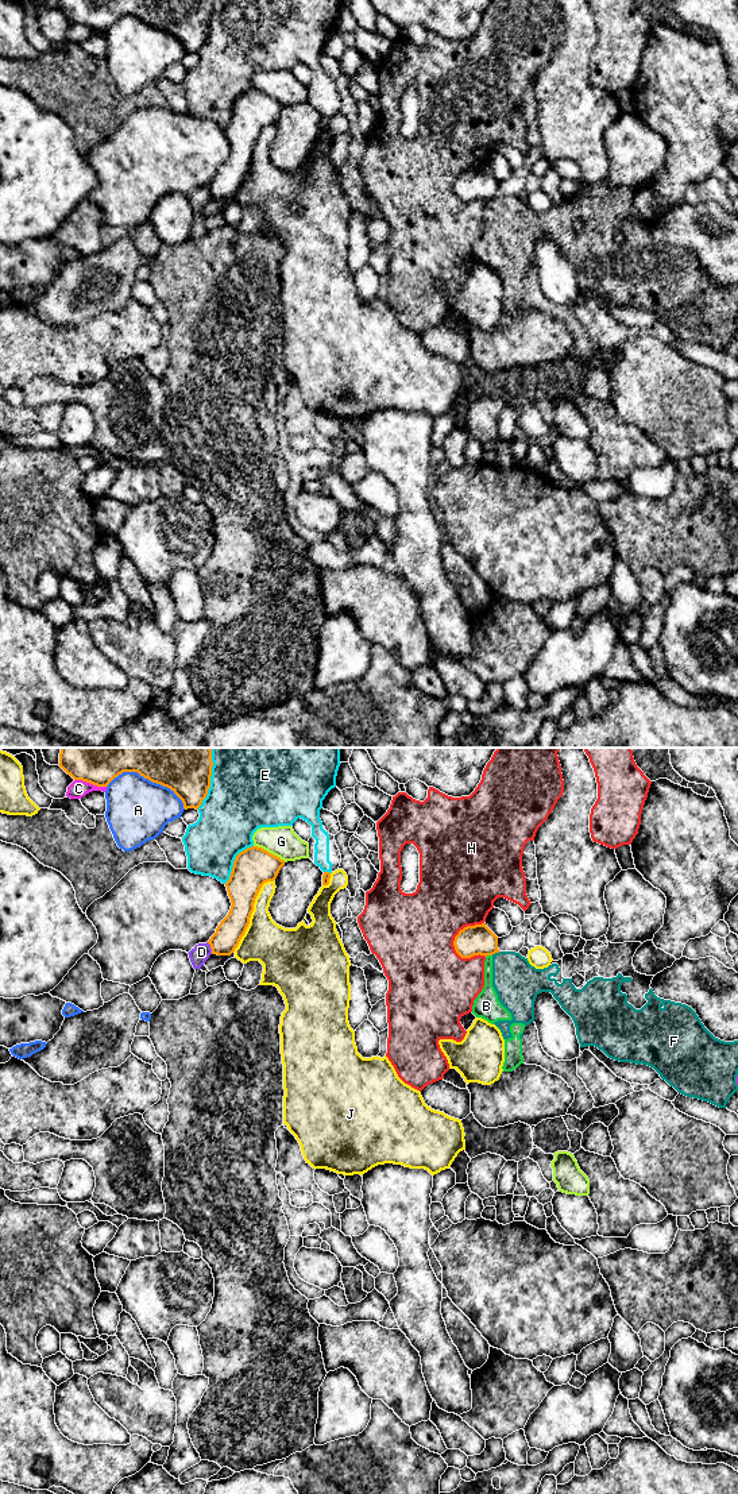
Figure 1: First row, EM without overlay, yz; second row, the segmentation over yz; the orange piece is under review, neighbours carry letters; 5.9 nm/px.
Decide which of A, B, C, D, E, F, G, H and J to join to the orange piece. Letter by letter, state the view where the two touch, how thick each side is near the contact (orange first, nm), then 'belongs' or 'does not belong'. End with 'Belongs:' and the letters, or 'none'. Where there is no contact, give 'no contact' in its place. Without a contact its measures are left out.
A: yz | 460/380 nm | does not belong
B: yz | 180/100 nm | does not belong
C: yz | 420/110 nm | does not belong
D: yz | 160/110 nm | does not belong
E: yz | 400/480 nm | does not belong
F: yz | 180/280 nm | does not belong
G: yz | 240/180 nm | does not belong
H: yz | 180/460 nm | does not belong
J: yz | 220/260 nm | does not belong
Belongs: none

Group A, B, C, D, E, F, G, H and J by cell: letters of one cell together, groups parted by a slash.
A / B F / C / D / E / G / H / J

